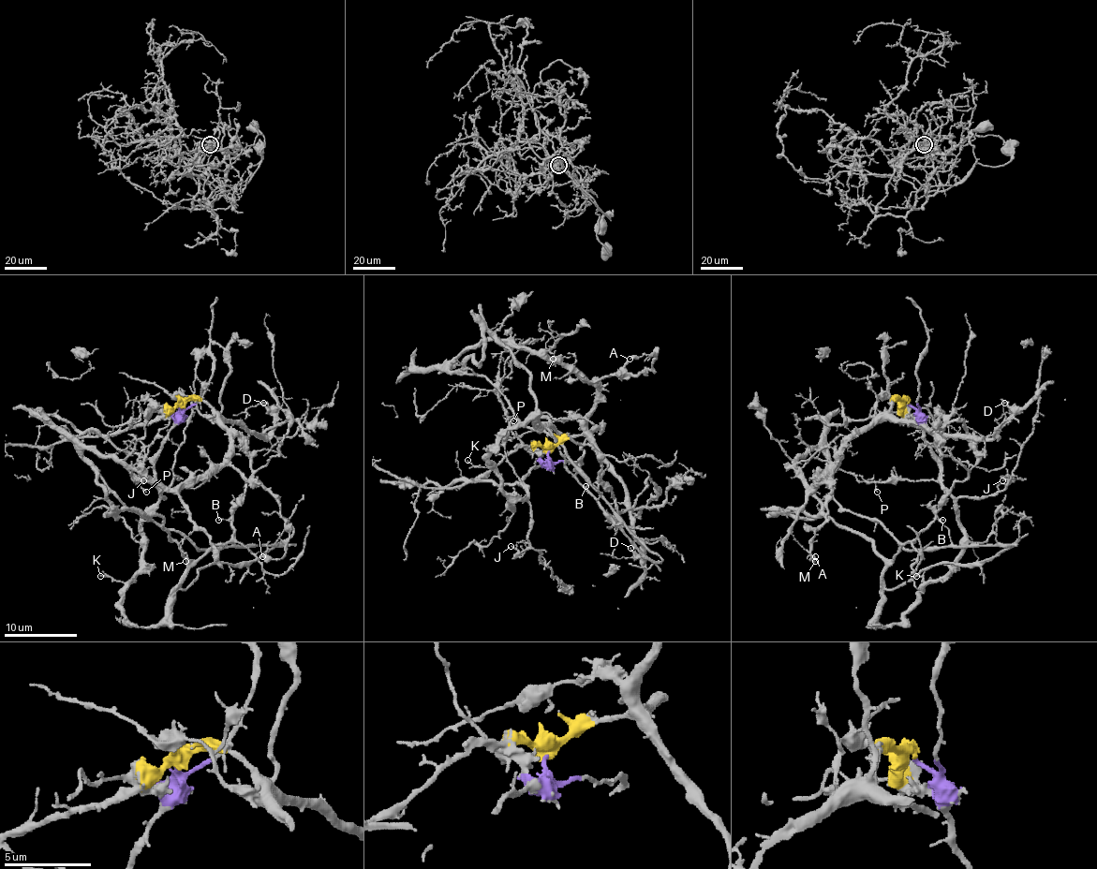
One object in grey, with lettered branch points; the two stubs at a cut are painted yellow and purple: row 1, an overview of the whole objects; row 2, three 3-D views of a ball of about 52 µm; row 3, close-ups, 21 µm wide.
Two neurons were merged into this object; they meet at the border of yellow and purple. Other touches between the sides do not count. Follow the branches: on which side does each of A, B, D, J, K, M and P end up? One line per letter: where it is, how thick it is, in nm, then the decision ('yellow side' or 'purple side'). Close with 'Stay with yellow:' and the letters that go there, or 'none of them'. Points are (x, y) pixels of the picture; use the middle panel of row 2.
A: (630, 359) | 400 nm | yellow side
B: (585, 486) | 140 nm | yellow side
D: (630, 548) | 170 nm | yellow side
J: (511, 546) | 100 nm | purple side
K: (467, 460) | 90 nm | purple side
M: (553, 359) | 90 nm | yellow side
P: (513, 420) | 130 nm | purple side
Stay with yellow: A, B, D, M

